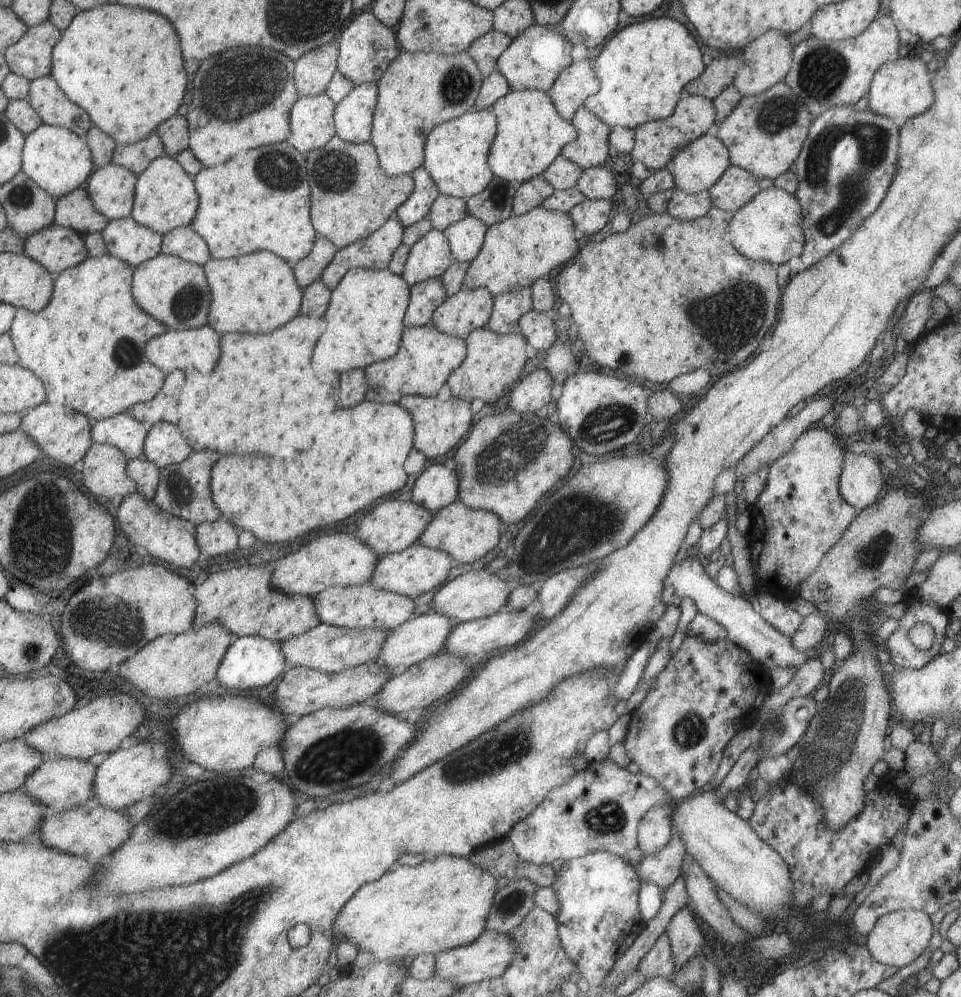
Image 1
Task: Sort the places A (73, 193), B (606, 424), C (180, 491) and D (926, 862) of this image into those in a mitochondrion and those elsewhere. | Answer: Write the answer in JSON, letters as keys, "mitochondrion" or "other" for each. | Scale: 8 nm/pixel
{"A":"other","B":"mitochondrion","C":"mitochondrion","D":"mitochondrion"}

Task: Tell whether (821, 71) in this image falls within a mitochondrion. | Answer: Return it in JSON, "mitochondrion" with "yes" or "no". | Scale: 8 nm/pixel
{"mitochondrion":"yes"}

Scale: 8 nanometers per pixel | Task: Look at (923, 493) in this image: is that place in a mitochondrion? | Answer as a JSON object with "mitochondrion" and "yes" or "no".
{"mitochondrion":"no"}

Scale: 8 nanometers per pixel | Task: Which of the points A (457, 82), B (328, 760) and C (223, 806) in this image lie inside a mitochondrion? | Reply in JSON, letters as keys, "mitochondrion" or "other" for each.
{"A":"mitochondrion","B":"mitochondrion","C":"mitochondrion"}

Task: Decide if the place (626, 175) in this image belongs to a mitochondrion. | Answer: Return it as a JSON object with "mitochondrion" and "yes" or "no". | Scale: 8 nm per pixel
{"mitochondrion":"no"}

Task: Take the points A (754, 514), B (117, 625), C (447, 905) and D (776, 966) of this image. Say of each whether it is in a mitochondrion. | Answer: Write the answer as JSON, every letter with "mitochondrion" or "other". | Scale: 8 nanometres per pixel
{"A":"other","B":"mitochondrion","C":"other","D":"other"}

